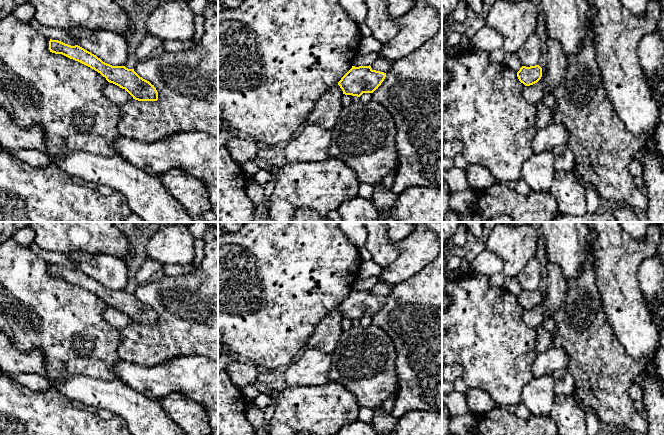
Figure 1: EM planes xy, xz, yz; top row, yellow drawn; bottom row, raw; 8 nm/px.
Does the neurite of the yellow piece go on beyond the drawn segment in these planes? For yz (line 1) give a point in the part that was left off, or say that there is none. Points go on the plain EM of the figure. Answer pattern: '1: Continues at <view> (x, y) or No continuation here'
1: No continuation here

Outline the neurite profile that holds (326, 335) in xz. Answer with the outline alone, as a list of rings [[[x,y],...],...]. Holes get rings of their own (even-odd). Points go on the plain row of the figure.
[[[338,306],[328,313],[317,325],[315,332],[306,341],[307,348],[316,348],[326,353],[334,351],[343,331],[341,322],[343,315]]]

